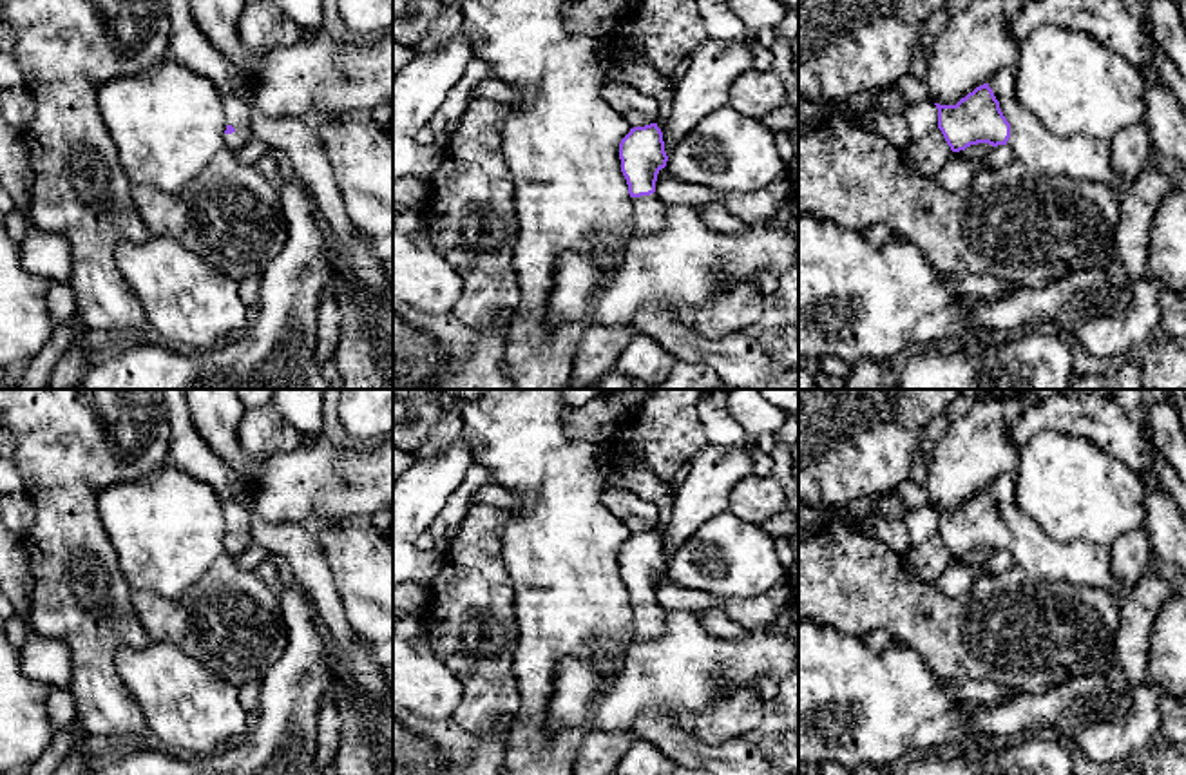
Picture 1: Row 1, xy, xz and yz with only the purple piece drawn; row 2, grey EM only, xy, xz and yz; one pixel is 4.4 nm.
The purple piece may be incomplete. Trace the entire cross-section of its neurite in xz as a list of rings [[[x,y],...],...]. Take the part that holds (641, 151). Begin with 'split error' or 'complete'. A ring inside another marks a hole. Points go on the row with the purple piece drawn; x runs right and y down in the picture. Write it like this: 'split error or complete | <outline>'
split error | [[[657,123],[630,129],[619,143],[619,159],[632,197],[636,230],[659,232],[665,226],[668,205],[657,197],[655,181],[668,156]]]

